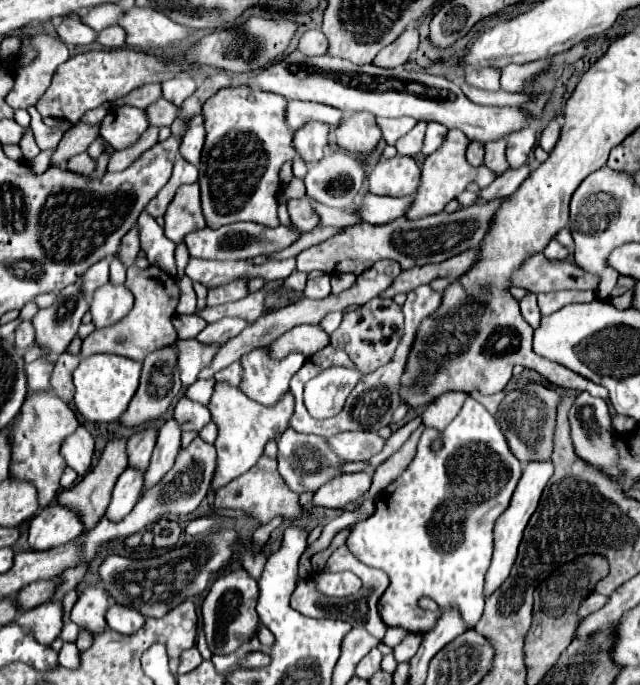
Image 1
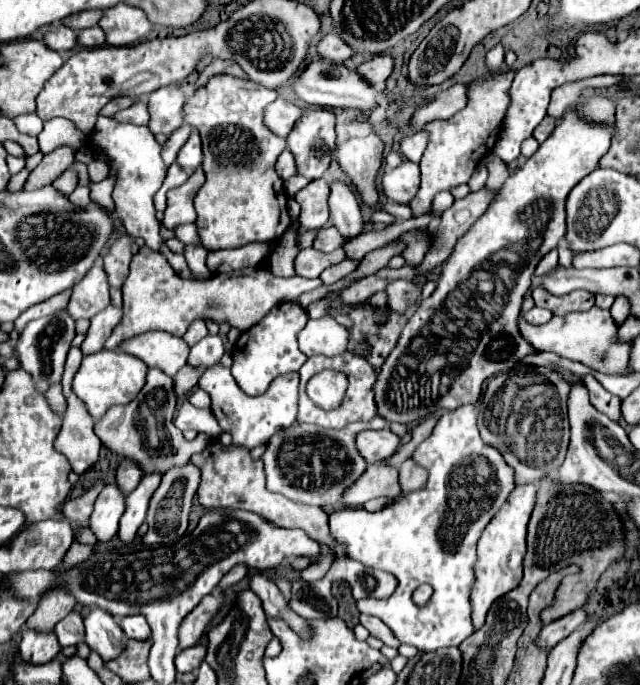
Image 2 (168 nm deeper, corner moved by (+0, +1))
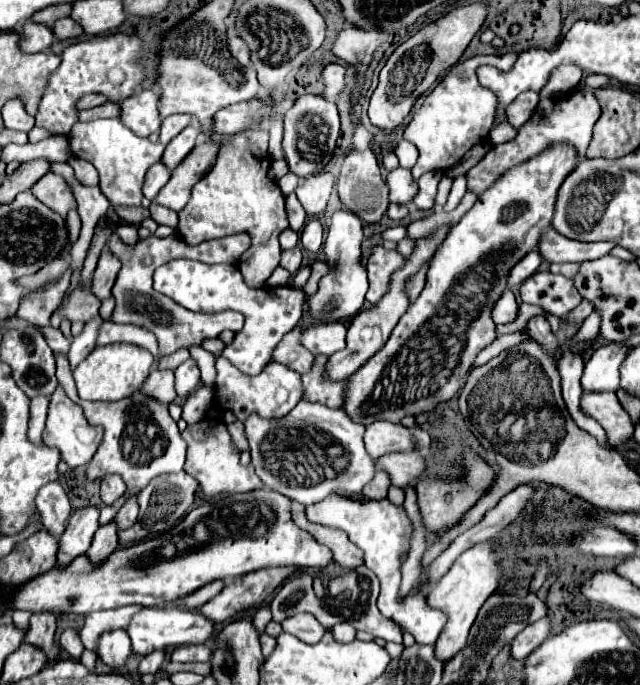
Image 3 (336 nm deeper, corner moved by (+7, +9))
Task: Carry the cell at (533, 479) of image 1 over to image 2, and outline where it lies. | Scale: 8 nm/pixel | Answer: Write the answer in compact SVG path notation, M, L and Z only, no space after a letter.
M527 483L527 485L517 485L511 493L511 497L505 501L503 509L491 519L491 525L483 531L479 543L477 543L477 563L475 563L475 587L471 593L473 601L473 623L475 629L479 629L485 623L485 615L491 607L491 603L505 595L507 591L515 589L523 577L523 555L525 555L525 535L527 535L527 521L529 515L535 507L537 499L537 485Z

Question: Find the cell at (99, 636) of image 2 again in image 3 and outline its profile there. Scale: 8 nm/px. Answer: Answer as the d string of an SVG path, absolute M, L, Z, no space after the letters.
M124 629L112 631L112 633L104 633L98 641L98 657L104 661L104 665L118 669L126 663L126 659L130 657L132 647L130 647L130 637Z

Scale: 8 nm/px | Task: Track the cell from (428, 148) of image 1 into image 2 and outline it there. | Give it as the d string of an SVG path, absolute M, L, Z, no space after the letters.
M419 131L419 133L413 133L413 135L409 135L409 137L405 135L405 137L401 139L401 153L403 153L409 161L419 163L423 151L427 149L427 137L429 137L427 131Z

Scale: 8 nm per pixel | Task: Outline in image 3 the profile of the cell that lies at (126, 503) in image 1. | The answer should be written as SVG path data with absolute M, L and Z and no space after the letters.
M84 507L76 511L76 515L70 517L68 527L64 533L58 537L60 549L56 553L56 563L58 565L68 565L72 557L78 557L80 553L86 553L92 537L98 529L98 515L100 511L96 507Z

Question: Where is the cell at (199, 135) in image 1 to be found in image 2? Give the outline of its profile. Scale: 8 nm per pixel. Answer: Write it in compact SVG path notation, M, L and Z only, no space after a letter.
M193 129L187 143L181 147L179 155L177 155L177 163L185 169L197 169L201 165L201 137L199 137L199 131Z

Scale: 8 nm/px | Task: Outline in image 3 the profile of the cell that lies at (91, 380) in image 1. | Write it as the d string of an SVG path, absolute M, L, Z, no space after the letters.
M112 343L104 347L94 347L92 353L74 369L78 395L80 399L88 399L88 401L118 401L130 397L134 391L142 387L152 365L154 365L152 353L136 345Z

